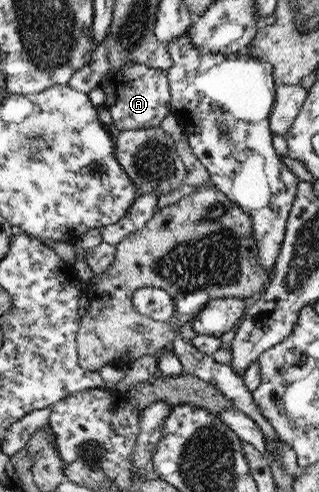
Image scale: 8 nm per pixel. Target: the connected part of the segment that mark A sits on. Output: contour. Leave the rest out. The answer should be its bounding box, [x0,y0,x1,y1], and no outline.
[99,64,171,131]

